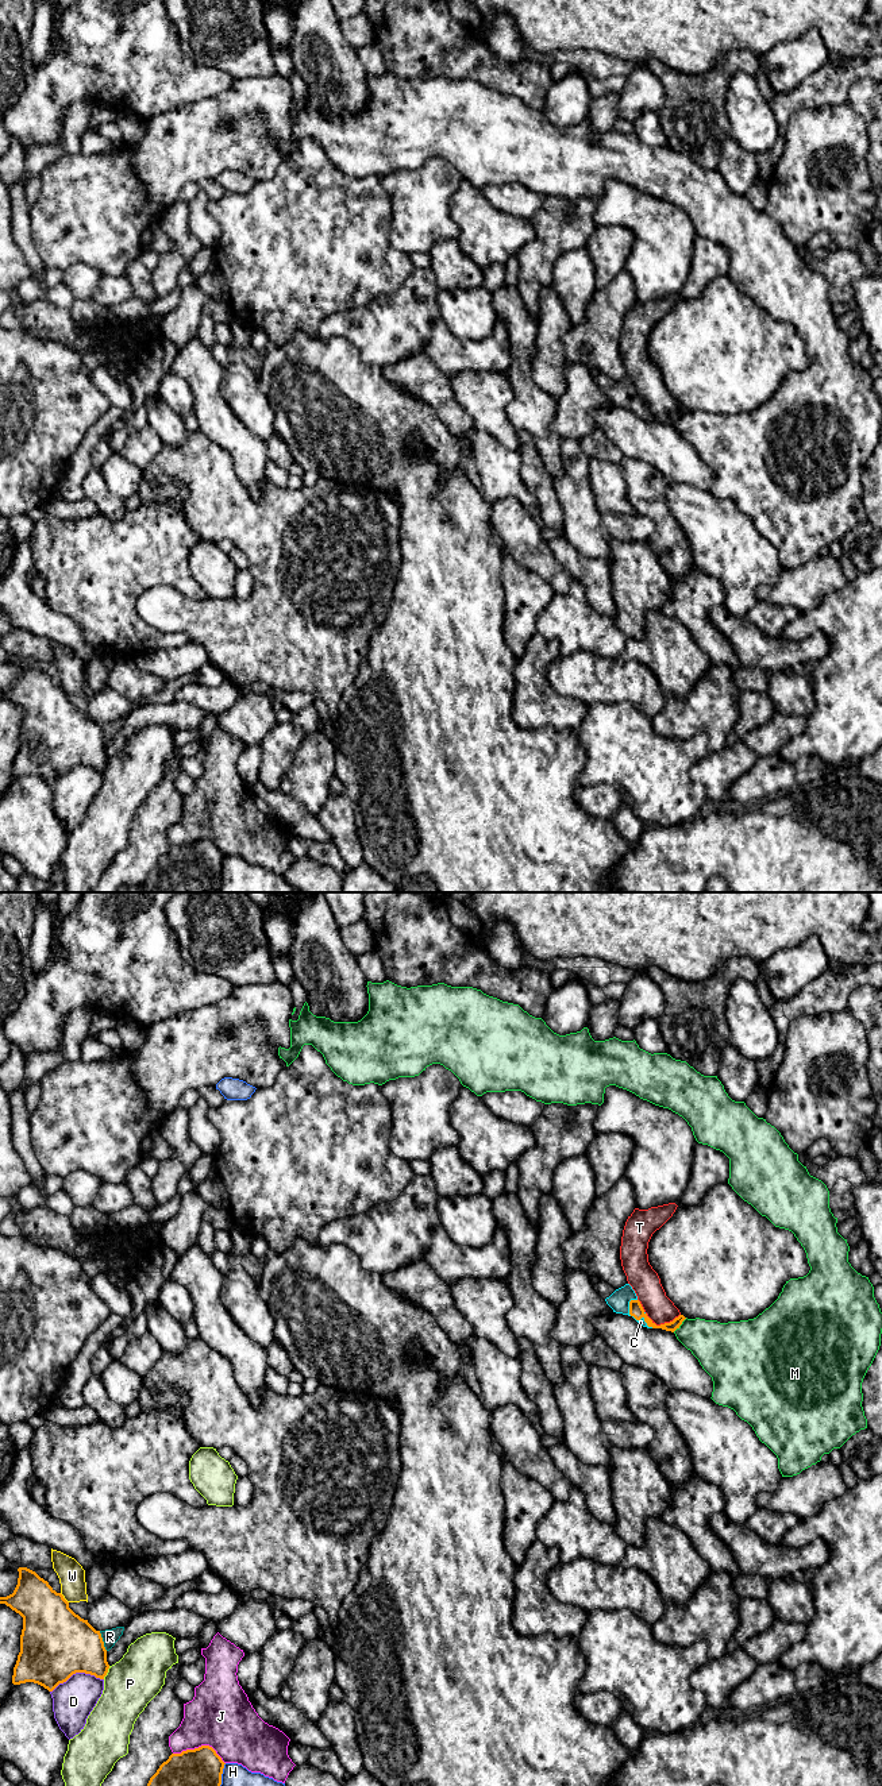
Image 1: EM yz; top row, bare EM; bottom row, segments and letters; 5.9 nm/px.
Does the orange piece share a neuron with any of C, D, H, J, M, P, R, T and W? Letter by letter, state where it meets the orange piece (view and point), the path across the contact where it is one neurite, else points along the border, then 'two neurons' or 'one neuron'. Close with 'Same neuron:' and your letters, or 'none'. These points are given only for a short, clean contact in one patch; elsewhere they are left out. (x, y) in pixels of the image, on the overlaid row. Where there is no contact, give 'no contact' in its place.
C: contact yz (635, 1318); way yz (635, 1307), (635, 1318), (640, 1322); one neuron
D: contact yz (76, 1671); two neurons
H: contact yz (222, 1773); two neurons
J: contact yz (200, 1747); two neurons
M: contact yz (680, 1324); two neurons
P: contact yz (107, 1671); two neurons
R: contact yz (101, 1640); two neurons
T: contact yz (654, 1323); border yz (638, 1299), (642, 1308), (657, 1324), (669, 1323), (680, 1315); two neurons
W: contact yz (64, 1599); two neurons
Same neuron: C

